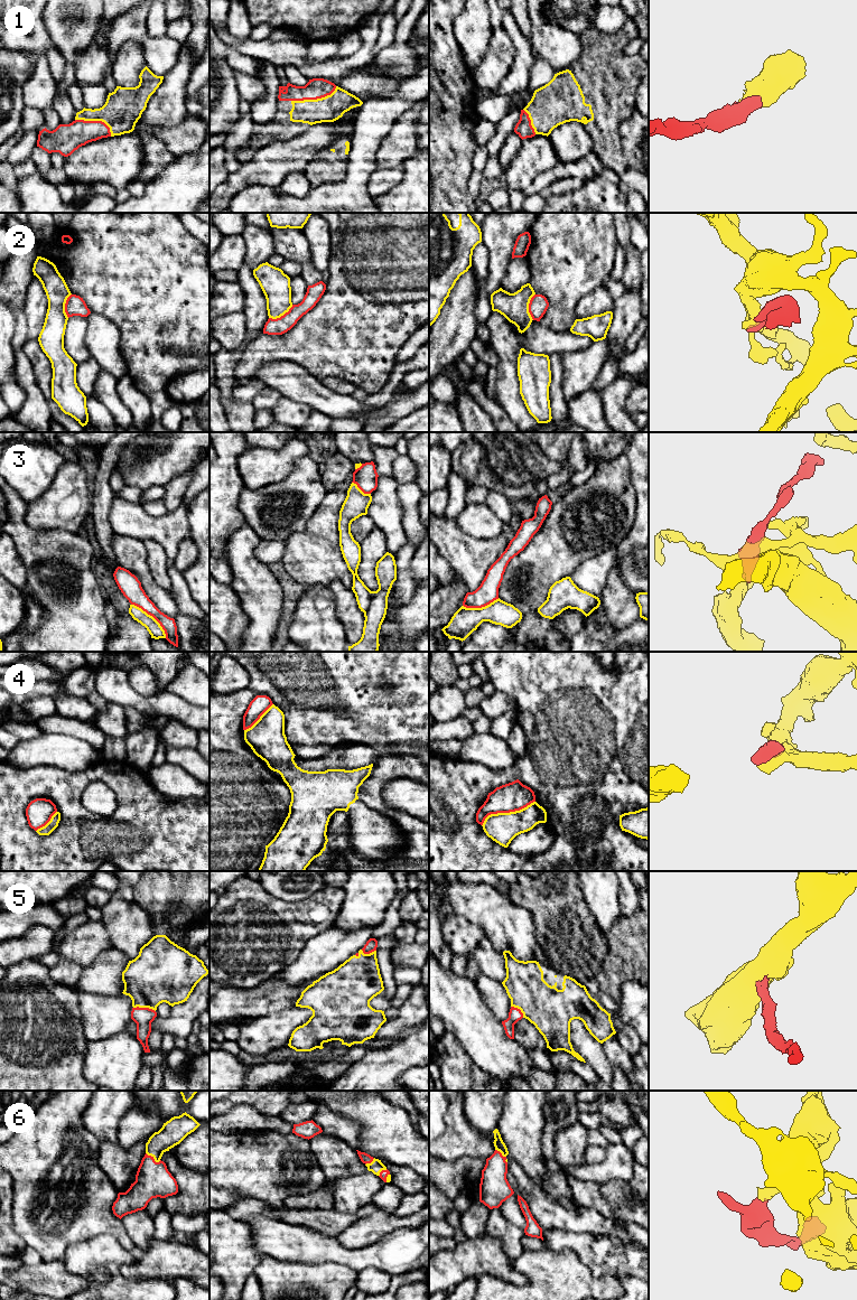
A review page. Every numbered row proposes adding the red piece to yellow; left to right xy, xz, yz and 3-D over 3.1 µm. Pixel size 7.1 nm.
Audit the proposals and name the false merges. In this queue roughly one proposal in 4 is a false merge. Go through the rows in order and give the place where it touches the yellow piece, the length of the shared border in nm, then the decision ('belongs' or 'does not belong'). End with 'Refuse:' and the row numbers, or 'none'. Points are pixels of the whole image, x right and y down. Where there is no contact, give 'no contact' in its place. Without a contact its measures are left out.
1: xz (314, 100) | 340 nm | belongs
2: xz (281, 315) | 200 nm | does not belong
3: xy (152, 617) | 360 nm | belongs
4: yz (506, 813) | 420 nm | belongs
5: xy (145, 1007) | 160 nm | belongs
6: xy (154, 1158) | 130 nm | belongs
Refuse: 2

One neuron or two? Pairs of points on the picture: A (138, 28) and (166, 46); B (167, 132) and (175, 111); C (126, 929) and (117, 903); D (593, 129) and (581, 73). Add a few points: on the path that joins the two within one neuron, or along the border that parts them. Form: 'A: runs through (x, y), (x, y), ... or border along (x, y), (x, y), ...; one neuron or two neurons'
A: runs through (142, 36), (152, 46), (158, 46); one neuron
B: border along (187, 113), (175, 125), (154, 127), (150, 129); two neurons
C: runs through (126, 923), (118, 915), (117, 909); one neuron
D: runs through (588, 115), (581, 106), (581, 86); one neuron

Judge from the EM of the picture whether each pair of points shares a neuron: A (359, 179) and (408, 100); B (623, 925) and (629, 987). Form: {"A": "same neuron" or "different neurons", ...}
{"A": "same neuron", "B": "different neurons"}

